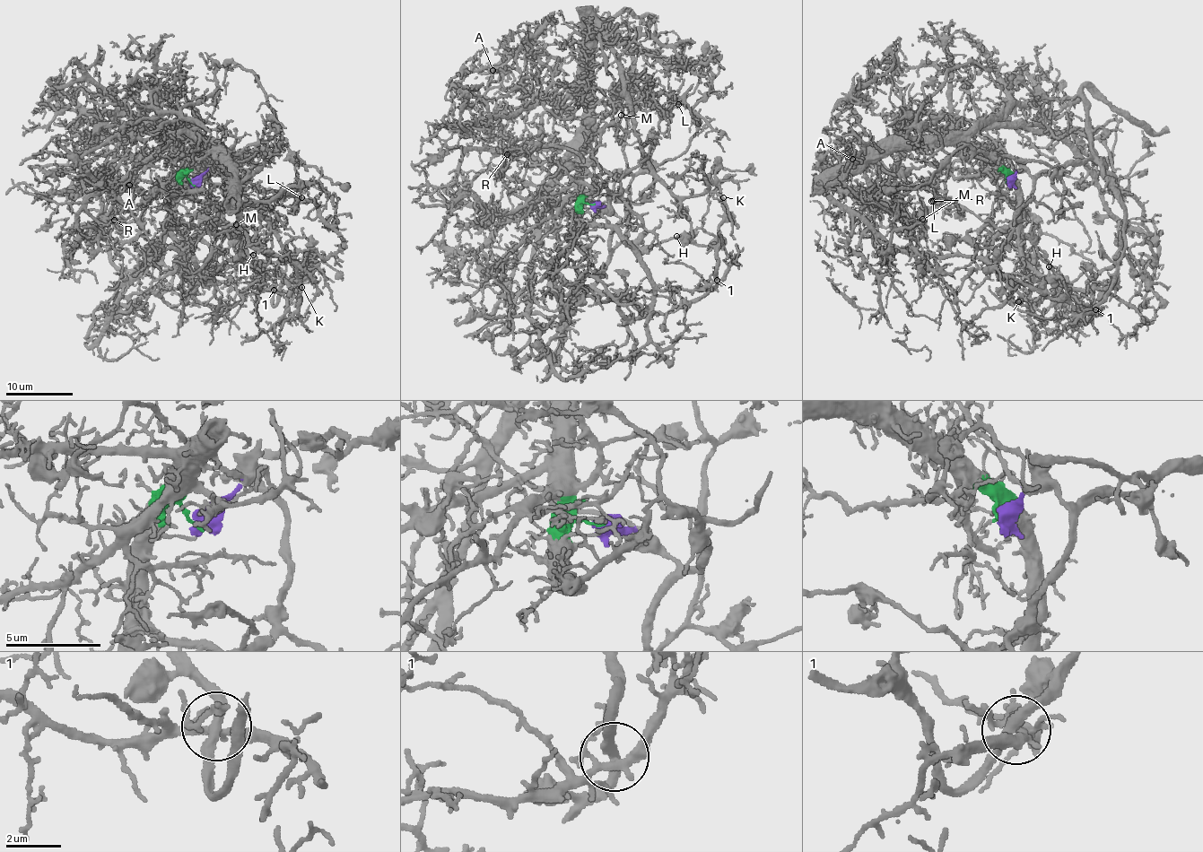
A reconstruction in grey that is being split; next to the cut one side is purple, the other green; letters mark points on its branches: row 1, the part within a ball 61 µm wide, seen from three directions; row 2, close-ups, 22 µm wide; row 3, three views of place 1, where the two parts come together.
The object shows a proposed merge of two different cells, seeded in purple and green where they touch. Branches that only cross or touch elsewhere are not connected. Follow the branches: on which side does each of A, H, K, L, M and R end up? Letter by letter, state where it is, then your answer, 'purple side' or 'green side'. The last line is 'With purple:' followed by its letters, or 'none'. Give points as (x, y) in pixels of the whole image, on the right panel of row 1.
A: at (852, 159); green side
H: at (1049, 266); purple side
K: at (1018, 301); green side
L: at (933, 201); green side
M: at (922, 219); green side
R: at (931, 201); green side
With purple: H

